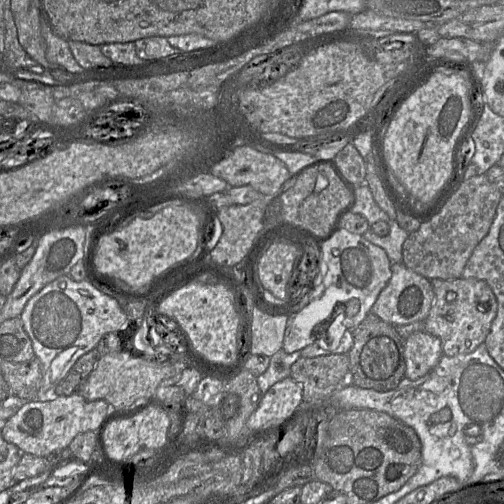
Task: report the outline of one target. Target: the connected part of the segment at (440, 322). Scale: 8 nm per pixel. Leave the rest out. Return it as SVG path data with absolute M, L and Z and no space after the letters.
M463 277L442 280L431 279L434 302L424 320L425 331L439 338L446 356L467 354L484 343L497 313L497 300L488 283Z

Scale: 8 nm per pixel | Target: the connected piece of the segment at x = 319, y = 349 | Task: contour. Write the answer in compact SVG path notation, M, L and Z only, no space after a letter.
M334 322L325 337L316 339L301 350L301 357L316 357L328 354L347 353L353 345L352 330L342 322Z

